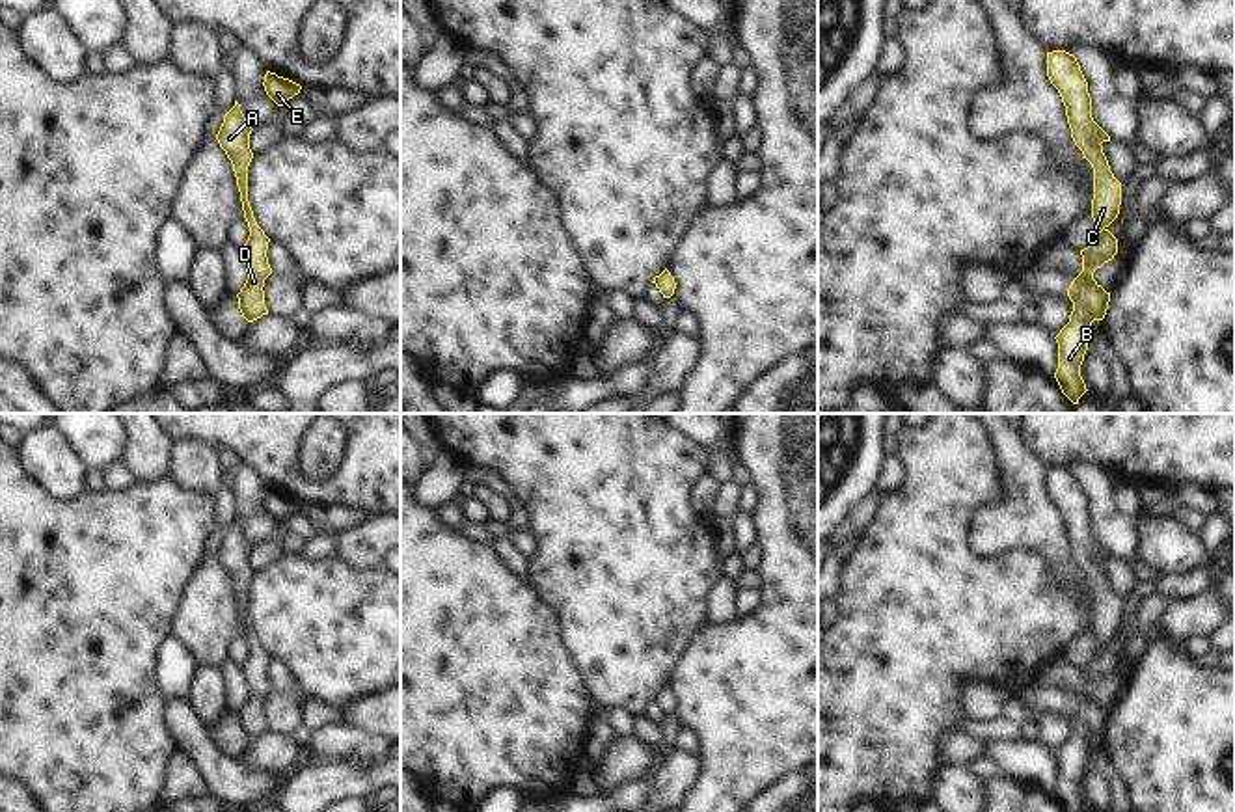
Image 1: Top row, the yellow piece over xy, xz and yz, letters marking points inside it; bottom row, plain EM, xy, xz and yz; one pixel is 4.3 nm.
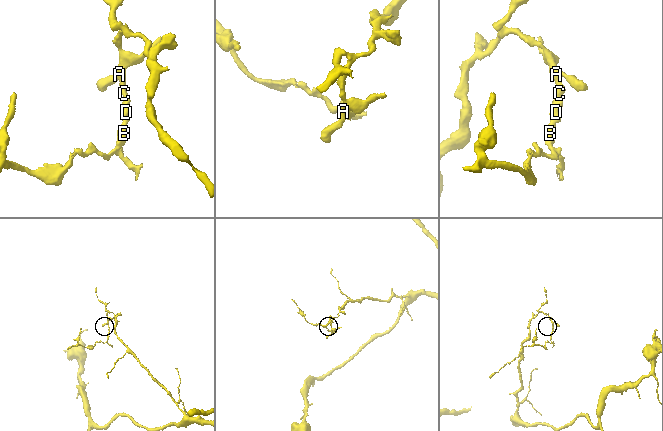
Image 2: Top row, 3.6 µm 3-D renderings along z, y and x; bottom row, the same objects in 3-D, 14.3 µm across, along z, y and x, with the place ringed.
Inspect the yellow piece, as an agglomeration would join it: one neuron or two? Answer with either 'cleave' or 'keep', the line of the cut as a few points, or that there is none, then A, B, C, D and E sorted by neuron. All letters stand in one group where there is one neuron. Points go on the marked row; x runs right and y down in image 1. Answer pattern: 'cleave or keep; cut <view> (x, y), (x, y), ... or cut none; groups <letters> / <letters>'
keep; cut none; groups A B C D E

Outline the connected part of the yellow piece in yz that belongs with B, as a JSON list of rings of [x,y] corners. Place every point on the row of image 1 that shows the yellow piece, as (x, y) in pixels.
[[[1065,50],[1047,52],[1047,76],[1062,97],[1075,145],[1093,168],[1092,218],[1101,229],[1097,238],[1080,250],[1082,272],[1067,289],[1073,311],[1069,322],[1054,337],[1058,343],[1054,378],[1062,393],[1079,404],[1088,391],[1080,365],[1088,350],[1090,326],[1093,320],[1105,318],[1110,302],[1110,292],[1093,279],[1093,272],[1118,253],[1118,238],[1106,227],[1120,214],[1121,183],[1110,171],[1103,153],[1101,143],[1110,142],[1110,136],[1092,117],[1092,97],[1077,58]]]

